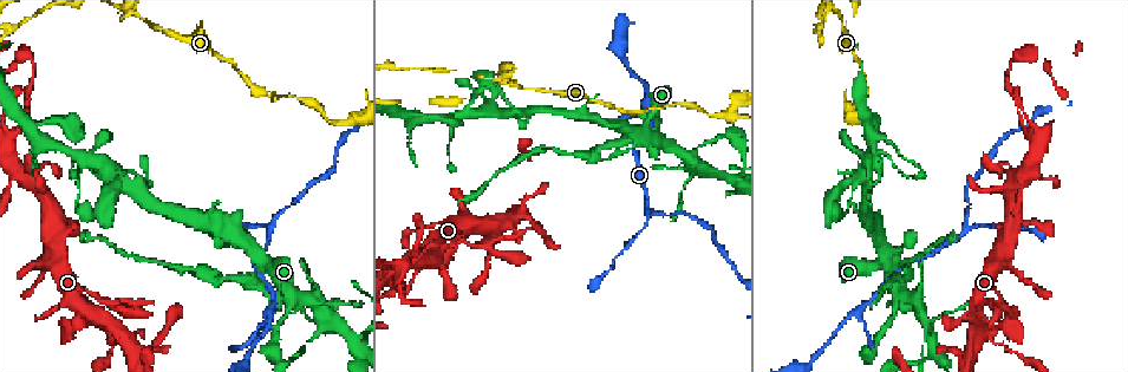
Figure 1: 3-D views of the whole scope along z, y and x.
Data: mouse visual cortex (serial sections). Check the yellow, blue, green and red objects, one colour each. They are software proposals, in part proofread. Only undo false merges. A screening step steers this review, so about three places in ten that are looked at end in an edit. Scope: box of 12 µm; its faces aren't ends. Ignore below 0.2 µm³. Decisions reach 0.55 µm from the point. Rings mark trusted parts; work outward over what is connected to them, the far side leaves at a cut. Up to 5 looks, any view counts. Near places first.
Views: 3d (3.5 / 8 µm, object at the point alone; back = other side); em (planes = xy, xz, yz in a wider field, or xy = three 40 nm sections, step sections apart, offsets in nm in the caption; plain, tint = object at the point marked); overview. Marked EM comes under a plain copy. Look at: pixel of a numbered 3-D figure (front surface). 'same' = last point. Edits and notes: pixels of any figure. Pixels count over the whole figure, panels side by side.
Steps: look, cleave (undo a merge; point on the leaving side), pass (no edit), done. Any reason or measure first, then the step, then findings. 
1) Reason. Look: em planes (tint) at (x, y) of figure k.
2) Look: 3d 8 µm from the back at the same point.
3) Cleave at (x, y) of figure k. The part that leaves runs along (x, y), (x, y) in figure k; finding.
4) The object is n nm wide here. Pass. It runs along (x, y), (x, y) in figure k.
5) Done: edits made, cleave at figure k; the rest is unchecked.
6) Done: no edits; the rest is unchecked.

Arms run side by side. Look: 3d 3.5 µm at (353, 347) of figure 1.

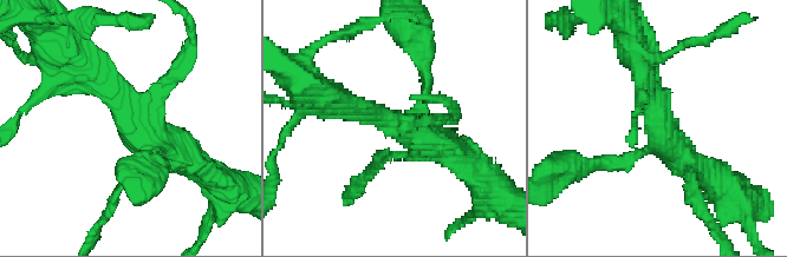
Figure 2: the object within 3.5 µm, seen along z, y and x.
Look: em xy step 5 (tint) at (130, 124) of figure 2.

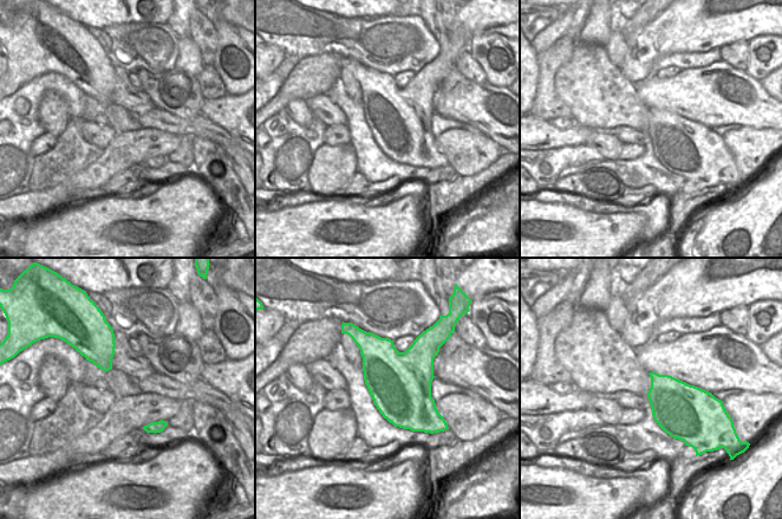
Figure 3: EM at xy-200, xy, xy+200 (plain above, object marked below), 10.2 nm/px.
Pass. It runs along (86, 65), (163, 166) in figure 2; all the same cell.

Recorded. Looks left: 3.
Sudden change in width. Look: 3d 3.5 µm at (655, 127) of figure 1.

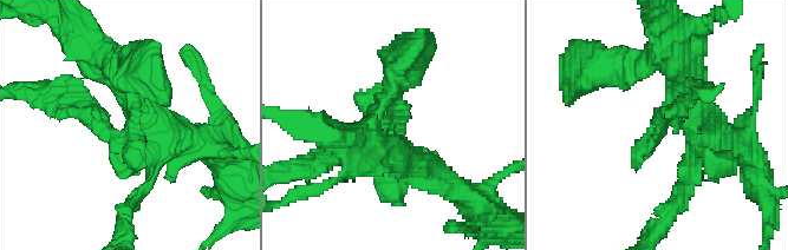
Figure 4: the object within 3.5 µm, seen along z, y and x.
Look: em xy step 3 (tint) at (130, 128) of figure 4.

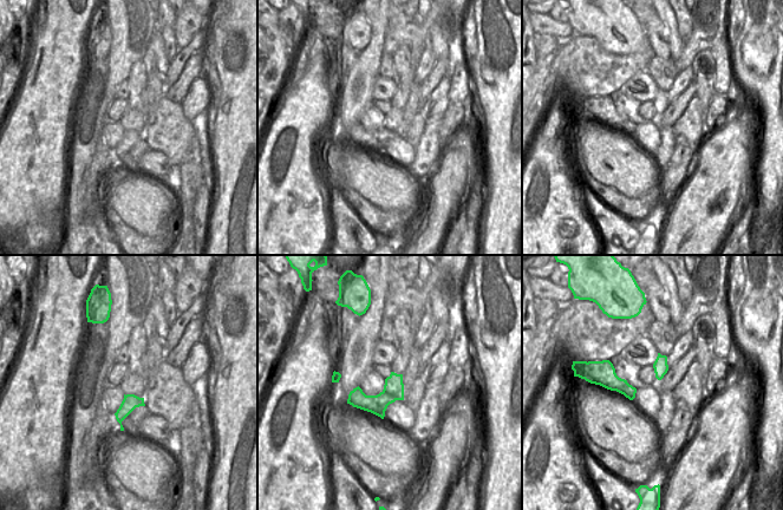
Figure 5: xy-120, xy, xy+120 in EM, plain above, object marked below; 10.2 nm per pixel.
Cleave at (63, 111) of figure 4. The part that leaves runs along (106, 131), (73, 91), (30, 91) in figure 4; two cells meet here.

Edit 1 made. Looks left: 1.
Done: edits made, cleave at figure 4; the rest is unchecked.

